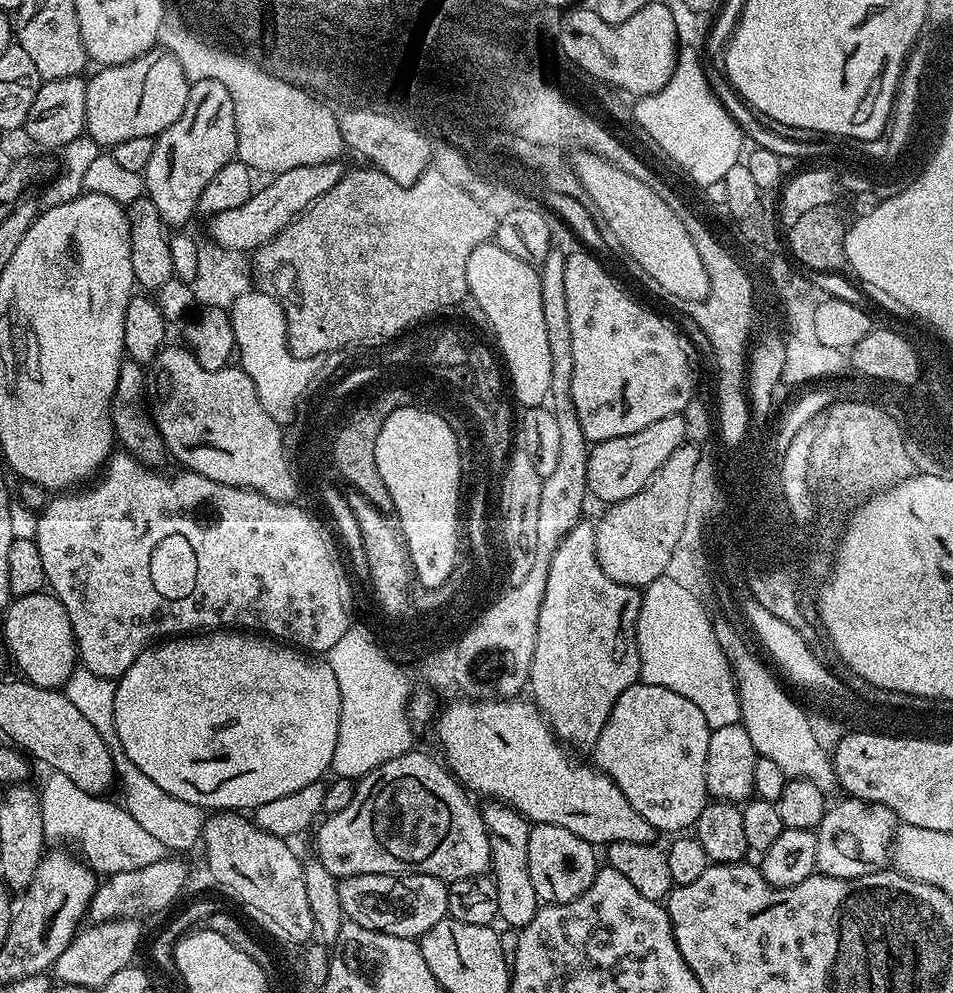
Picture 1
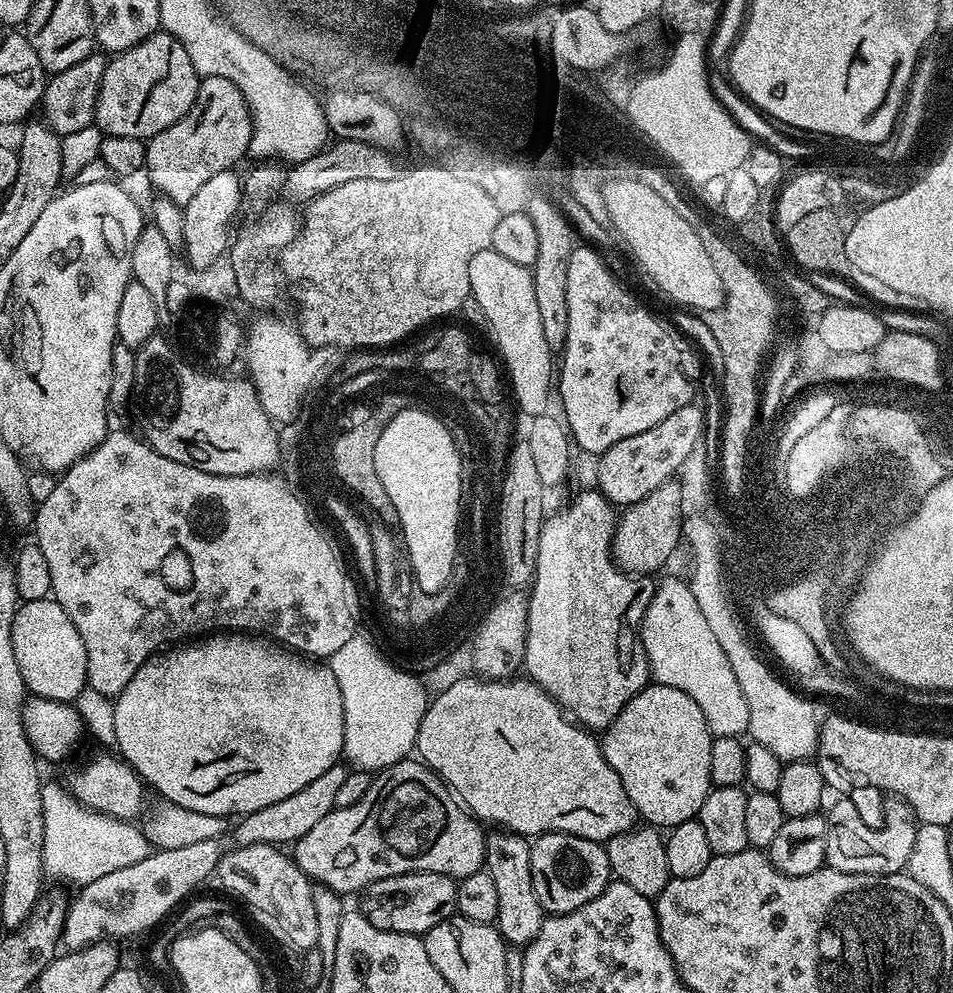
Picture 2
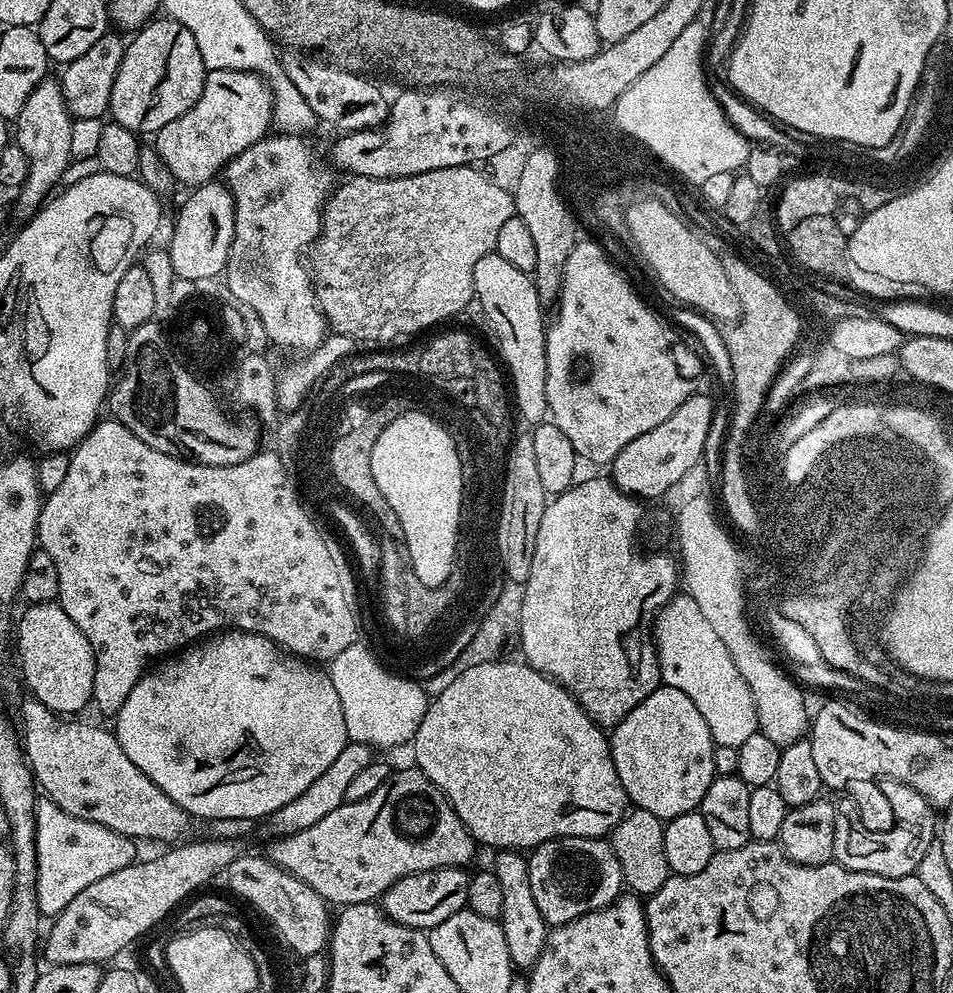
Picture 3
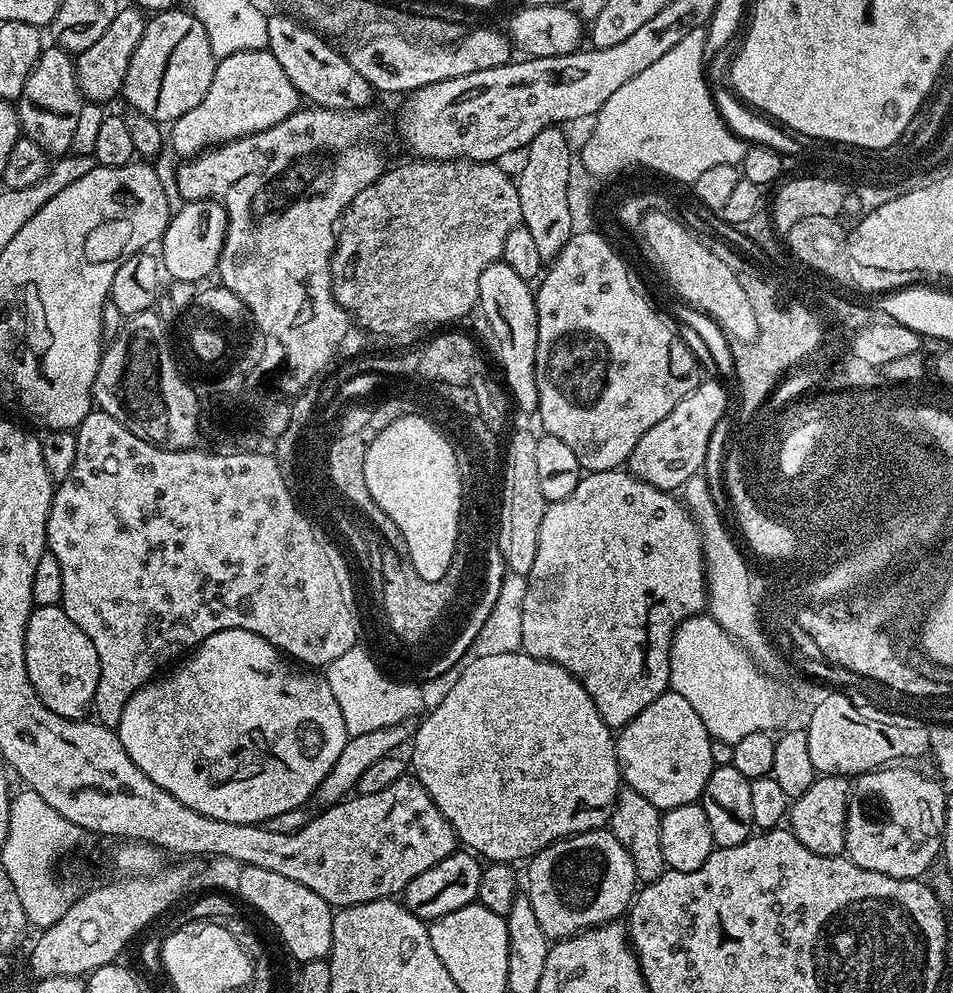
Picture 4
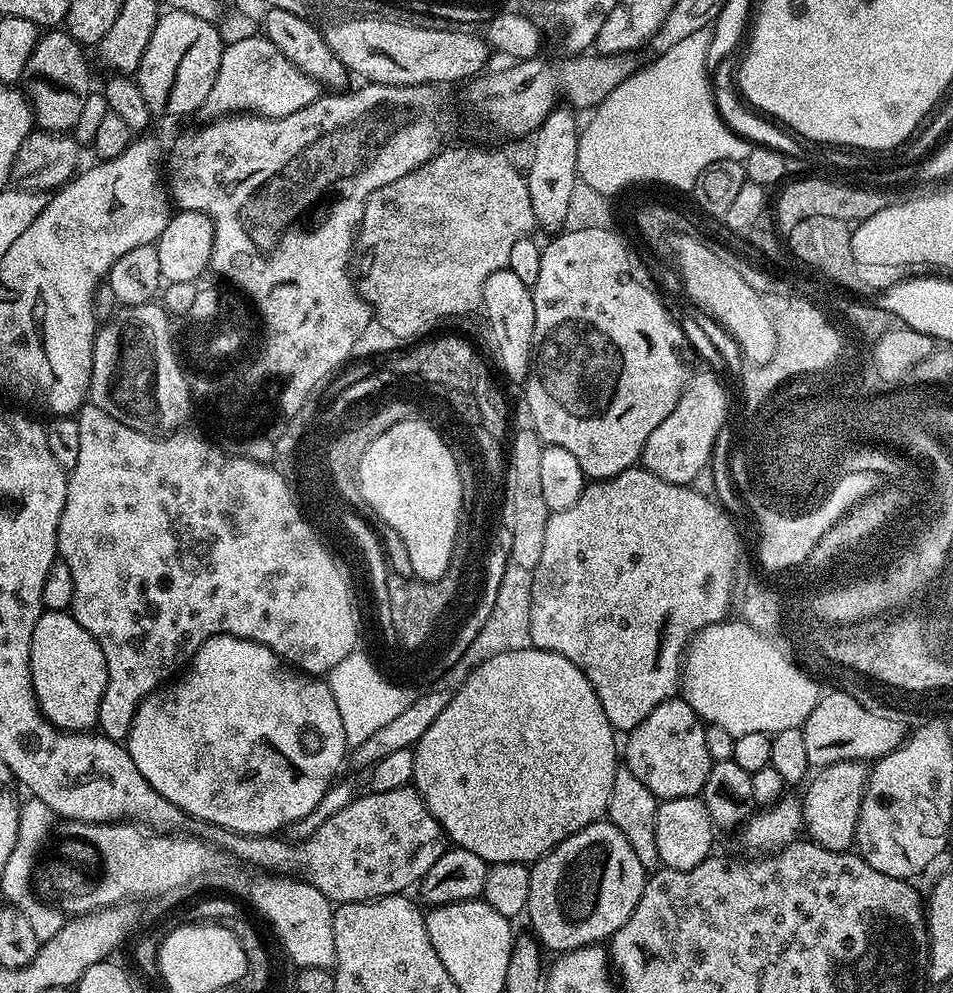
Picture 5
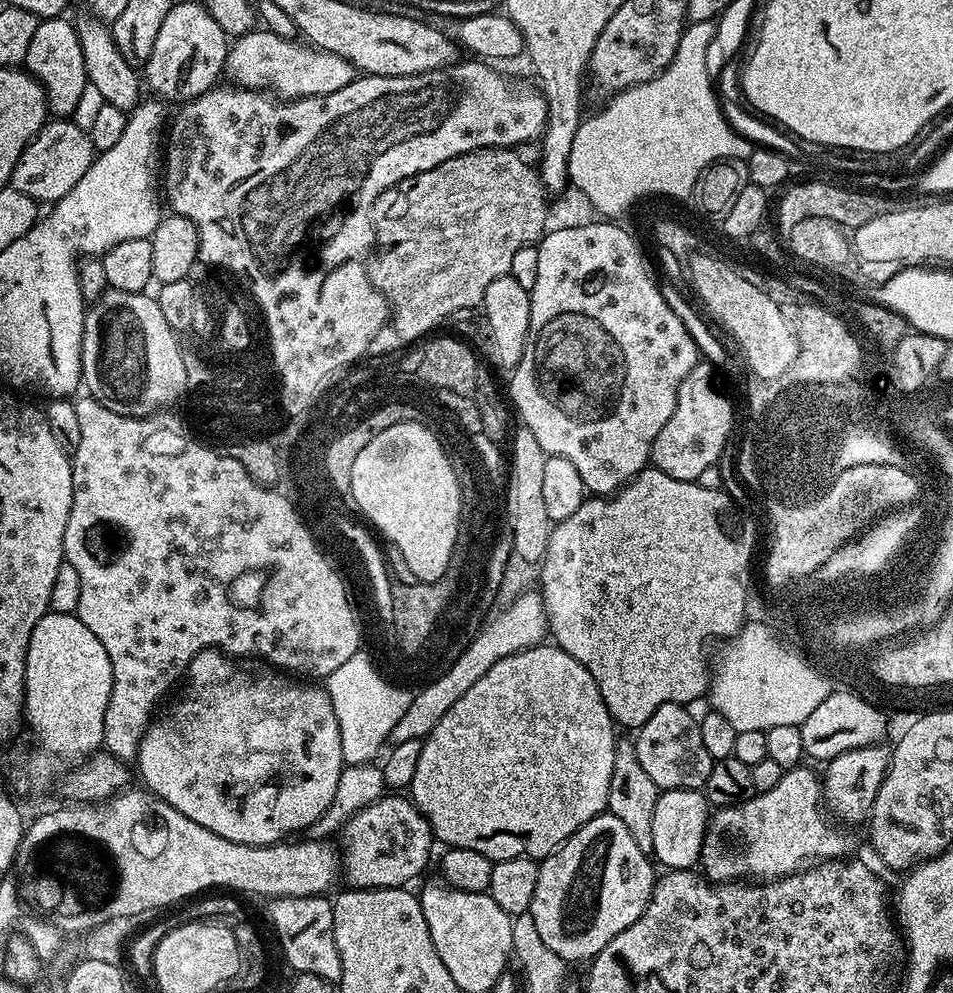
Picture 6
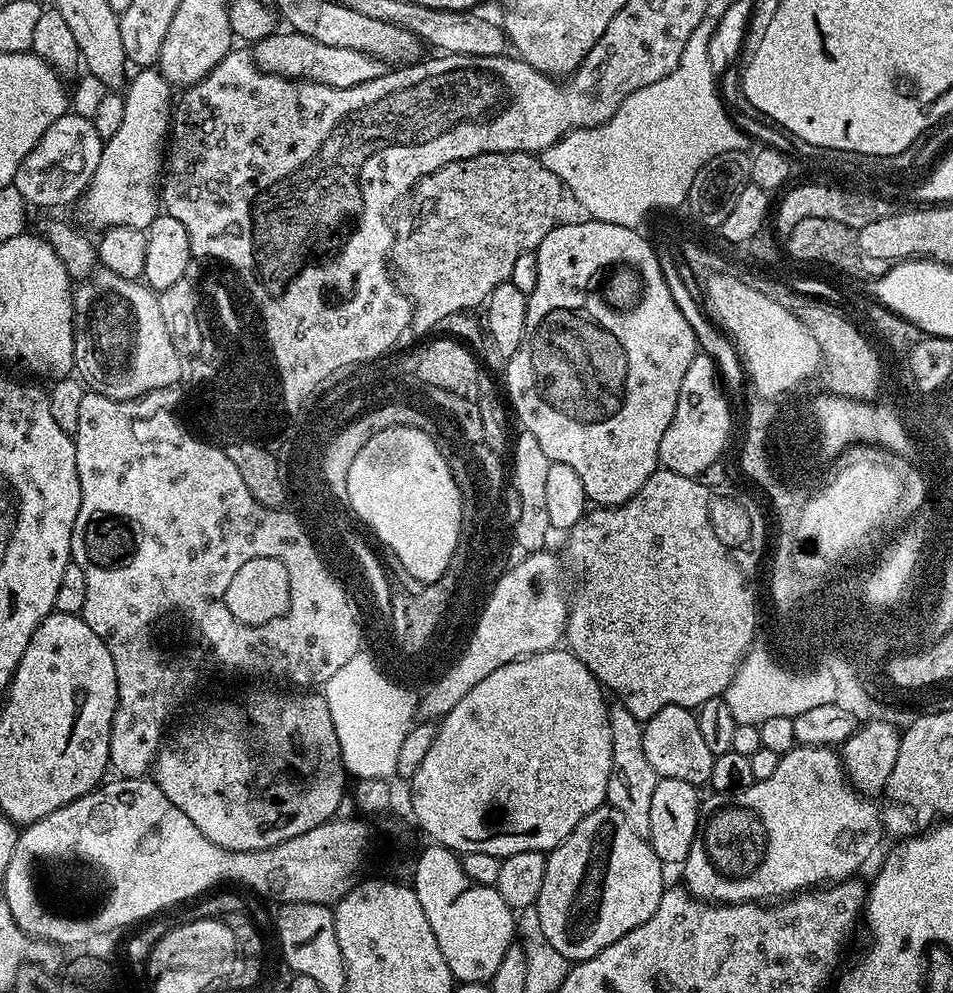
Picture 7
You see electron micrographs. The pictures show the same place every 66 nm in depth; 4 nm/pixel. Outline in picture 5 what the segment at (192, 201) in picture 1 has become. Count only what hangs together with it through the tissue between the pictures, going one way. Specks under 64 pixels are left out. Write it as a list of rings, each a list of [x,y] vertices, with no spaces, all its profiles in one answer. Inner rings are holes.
[[[257,34],[233,44],[225,43],[222,62],[214,86],[210,86],[210,94],[206,94],[202,112],[208,118],[252,113],[273,120],[294,114],[294,110],[302,110],[302,106],[310,106],[310,102],[320,99],[321,95],[322,86],[317,80],[298,70],[267,36]]]

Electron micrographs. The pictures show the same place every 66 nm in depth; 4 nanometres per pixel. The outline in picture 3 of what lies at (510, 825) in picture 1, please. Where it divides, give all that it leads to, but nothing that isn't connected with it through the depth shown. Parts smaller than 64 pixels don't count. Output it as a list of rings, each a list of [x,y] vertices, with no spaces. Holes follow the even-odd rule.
[[[500,850],[495,856],[494,871],[502,886],[502,914],[499,922],[502,934],[506,934],[506,950],[510,954],[513,969],[531,970],[534,962],[538,962],[538,954],[542,954],[550,925],[542,918],[542,910],[538,910],[538,905],[534,903],[527,859],[516,850]]]

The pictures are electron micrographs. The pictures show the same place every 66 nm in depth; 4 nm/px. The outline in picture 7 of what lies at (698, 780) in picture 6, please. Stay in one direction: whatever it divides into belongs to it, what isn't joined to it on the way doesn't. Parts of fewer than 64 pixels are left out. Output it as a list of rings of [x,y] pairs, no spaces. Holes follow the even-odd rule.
[[[666,706],[643,721],[642,727],[642,750],[646,752],[646,762],[650,762],[657,777],[678,778],[678,782],[690,782],[697,786],[711,781],[714,757],[702,739],[697,713],[693,709]]]

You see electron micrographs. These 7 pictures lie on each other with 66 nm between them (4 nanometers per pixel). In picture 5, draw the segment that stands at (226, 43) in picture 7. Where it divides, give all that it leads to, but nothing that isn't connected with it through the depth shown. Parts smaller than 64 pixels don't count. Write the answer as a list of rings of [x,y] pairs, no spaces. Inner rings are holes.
[[[165,11],[154,26],[154,34],[150,34],[150,42],[146,42],[146,54],[142,54],[142,62],[134,74],[150,111],[153,114],[165,112],[168,116],[199,113],[206,94],[210,94],[210,86],[214,86],[224,46],[217,25],[202,22],[202,18],[194,18],[194,14]]]

